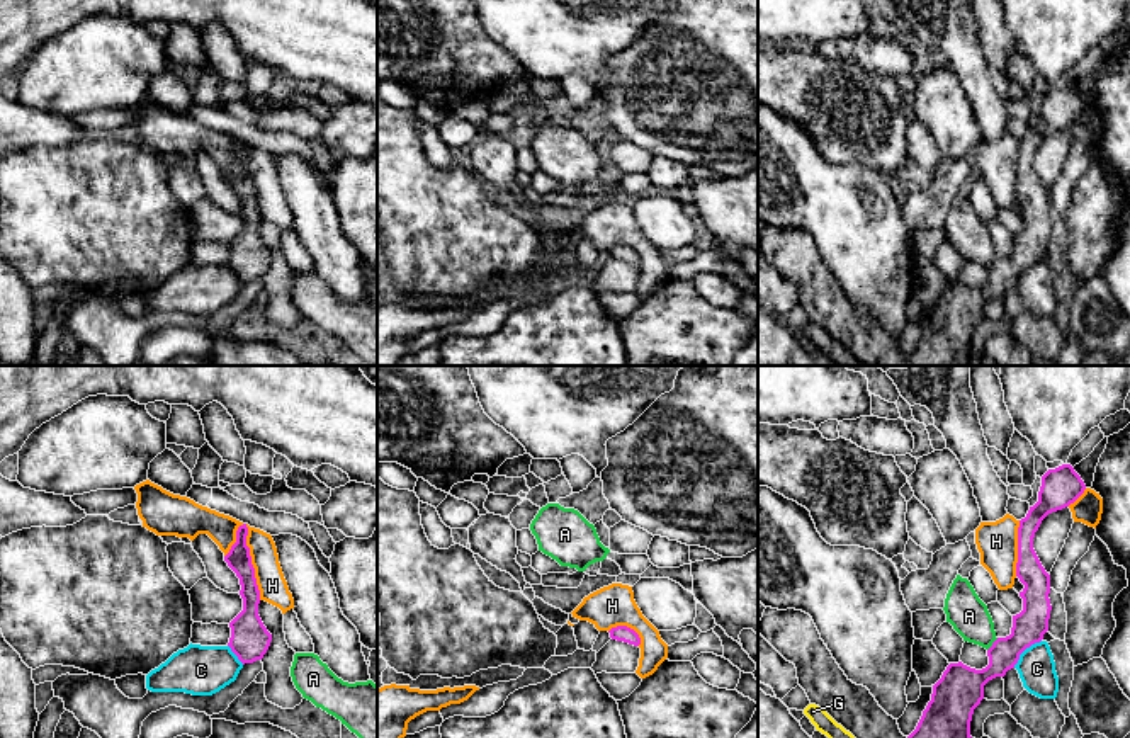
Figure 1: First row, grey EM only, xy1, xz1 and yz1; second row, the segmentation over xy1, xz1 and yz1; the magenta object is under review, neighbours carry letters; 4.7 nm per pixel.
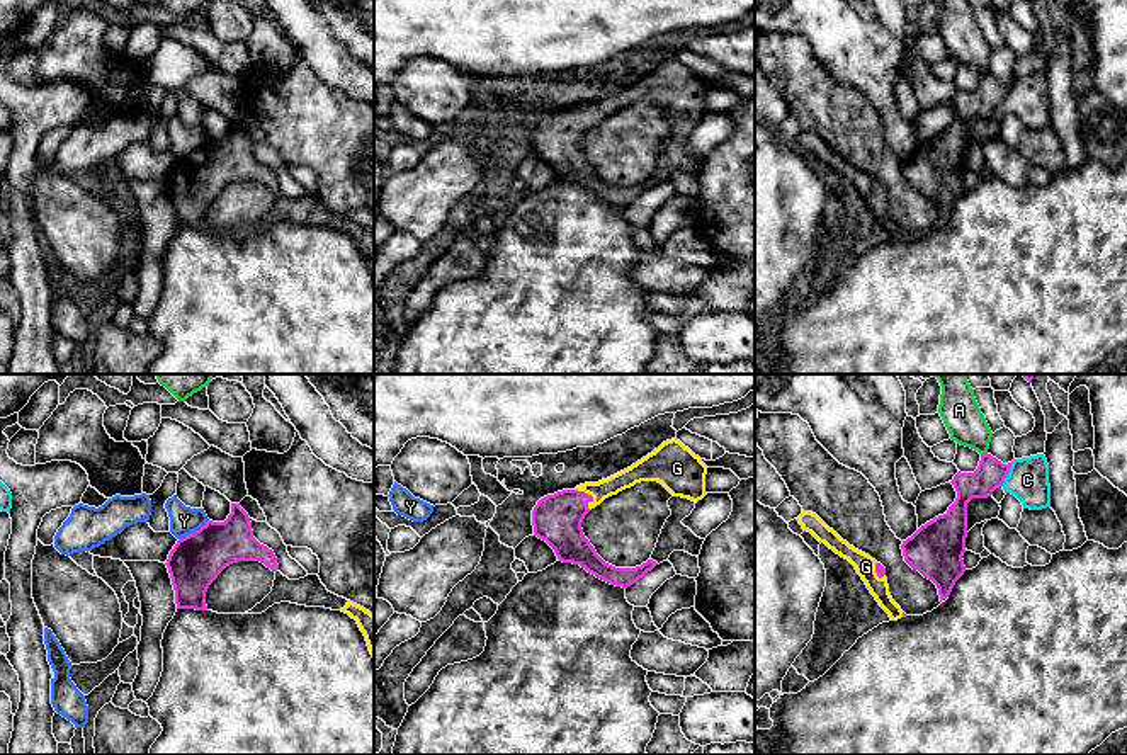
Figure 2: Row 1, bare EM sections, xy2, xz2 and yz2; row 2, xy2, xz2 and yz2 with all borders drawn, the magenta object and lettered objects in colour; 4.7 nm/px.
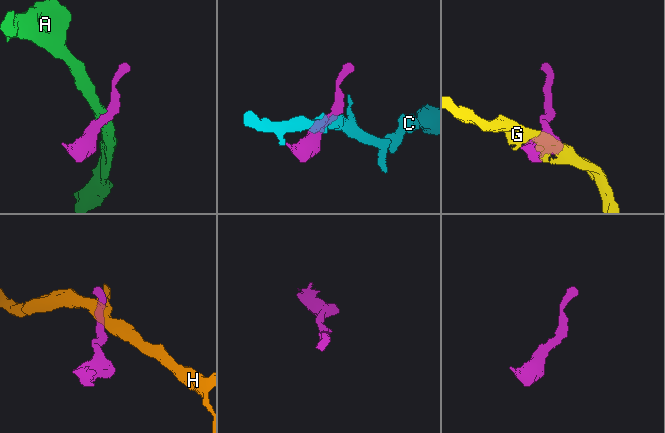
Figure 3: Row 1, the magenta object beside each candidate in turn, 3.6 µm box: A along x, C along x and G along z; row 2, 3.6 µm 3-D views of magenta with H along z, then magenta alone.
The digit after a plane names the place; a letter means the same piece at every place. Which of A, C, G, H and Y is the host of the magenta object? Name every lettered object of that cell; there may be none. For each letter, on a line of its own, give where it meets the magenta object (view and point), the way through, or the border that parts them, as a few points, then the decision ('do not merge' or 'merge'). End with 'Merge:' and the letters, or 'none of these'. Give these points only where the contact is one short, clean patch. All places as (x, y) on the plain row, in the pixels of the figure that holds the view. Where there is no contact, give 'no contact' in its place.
A: contact yz1 (993, 264); border yz1 (998, 257), (988, 269); do not merge
C: contact yz1 (1023, 269); border yz1 (1040, 259), (1032, 262), (1013, 286); do not merge
G: contact xz2 (590, 114); way xz2 (556, 138), (568, 126), (590, 114), (636, 92); merge
H: contact xy1 (250, 179); do not merge
Y: contact xy2 (192, 152); border xy2 (208, 138), (179, 158); do not merge
Merge: G

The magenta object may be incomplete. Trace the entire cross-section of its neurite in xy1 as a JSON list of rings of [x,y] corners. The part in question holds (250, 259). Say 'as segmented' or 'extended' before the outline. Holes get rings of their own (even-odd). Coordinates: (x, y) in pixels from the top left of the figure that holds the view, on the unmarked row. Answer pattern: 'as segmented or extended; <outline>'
as segmented; [[[243,143],[236,150],[236,162],[224,175],[228,185],[240,197],[240,214],[243,218],[243,230],[229,241],[231,257],[228,265],[243,284],[262,279],[272,260],[272,253],[258,235],[260,209],[251,184],[250,167],[246,165],[246,155],[248,146]]]

